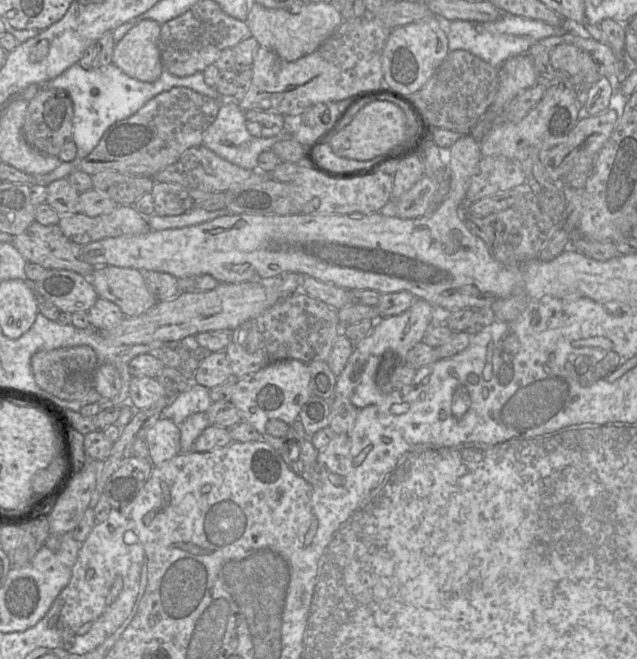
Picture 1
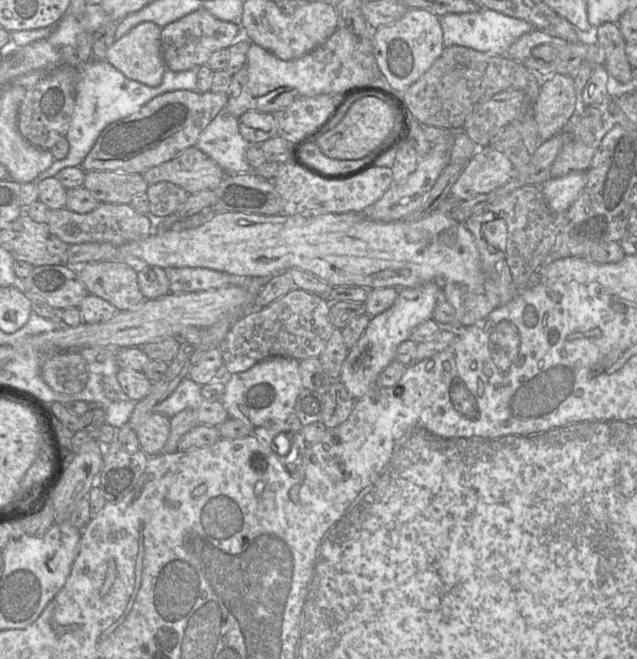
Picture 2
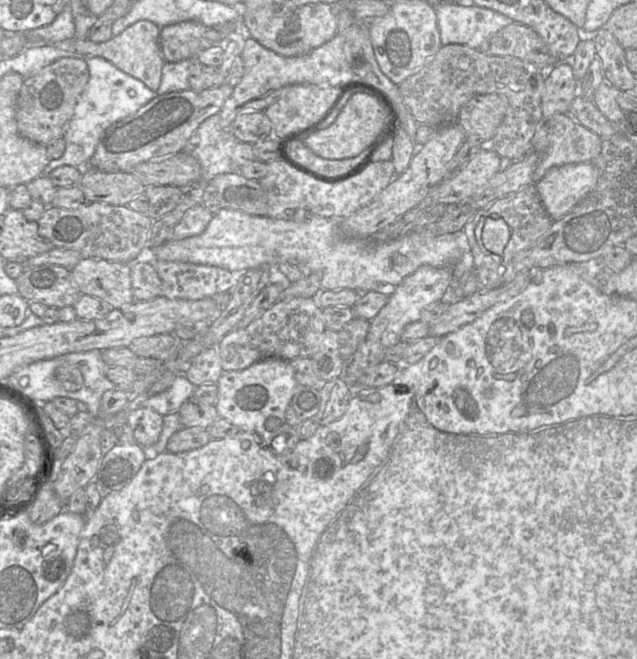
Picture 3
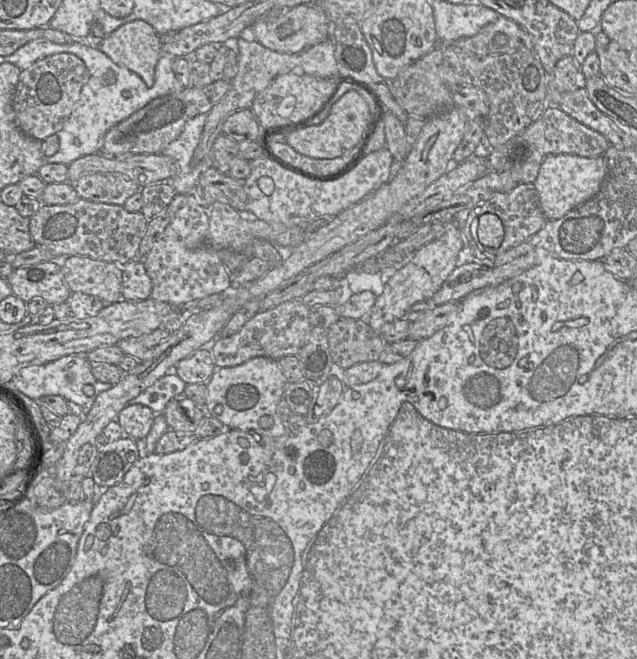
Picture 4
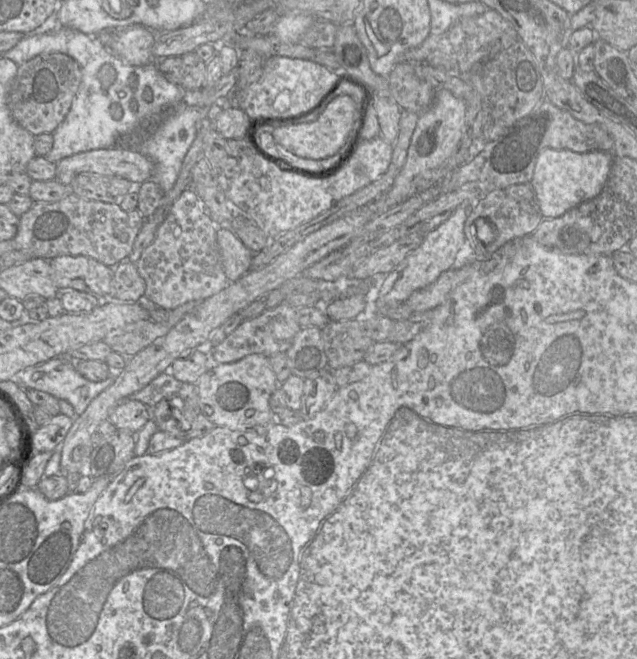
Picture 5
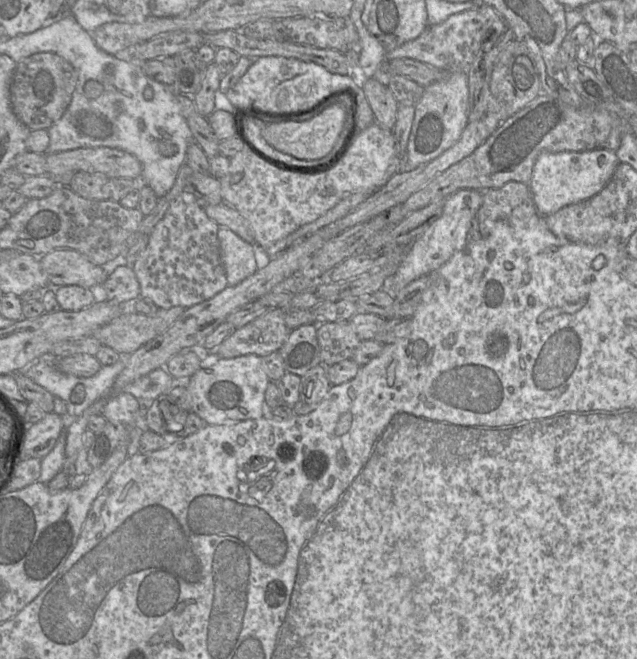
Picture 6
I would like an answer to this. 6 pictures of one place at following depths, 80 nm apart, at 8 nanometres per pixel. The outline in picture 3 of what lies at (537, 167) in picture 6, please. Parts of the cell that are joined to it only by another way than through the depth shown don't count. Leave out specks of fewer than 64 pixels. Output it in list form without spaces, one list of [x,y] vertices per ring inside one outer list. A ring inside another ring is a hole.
[[[583,162],[553,167],[535,185],[544,209],[556,221],[595,188],[597,179],[595,164]]]

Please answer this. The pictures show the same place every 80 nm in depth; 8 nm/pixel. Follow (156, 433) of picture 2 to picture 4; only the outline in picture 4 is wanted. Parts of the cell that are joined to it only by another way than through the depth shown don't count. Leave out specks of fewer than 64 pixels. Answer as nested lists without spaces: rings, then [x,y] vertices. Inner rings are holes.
[[[128,404],[118,414],[116,421],[128,437],[134,440],[145,438],[151,430],[155,414],[149,407],[140,404]]]

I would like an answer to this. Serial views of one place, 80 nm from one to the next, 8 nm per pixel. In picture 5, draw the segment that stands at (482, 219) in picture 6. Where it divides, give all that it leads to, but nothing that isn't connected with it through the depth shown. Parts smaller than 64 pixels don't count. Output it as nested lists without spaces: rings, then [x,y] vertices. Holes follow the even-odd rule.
[[[515,184],[506,188],[495,189],[471,207],[464,224],[466,240],[471,243],[477,254],[477,261],[487,260],[494,251],[509,241],[522,239],[531,235],[540,225],[543,216],[539,211],[536,197],[531,184]],[[487,218],[497,228],[496,239],[489,244],[483,244],[477,237],[476,220]]]

